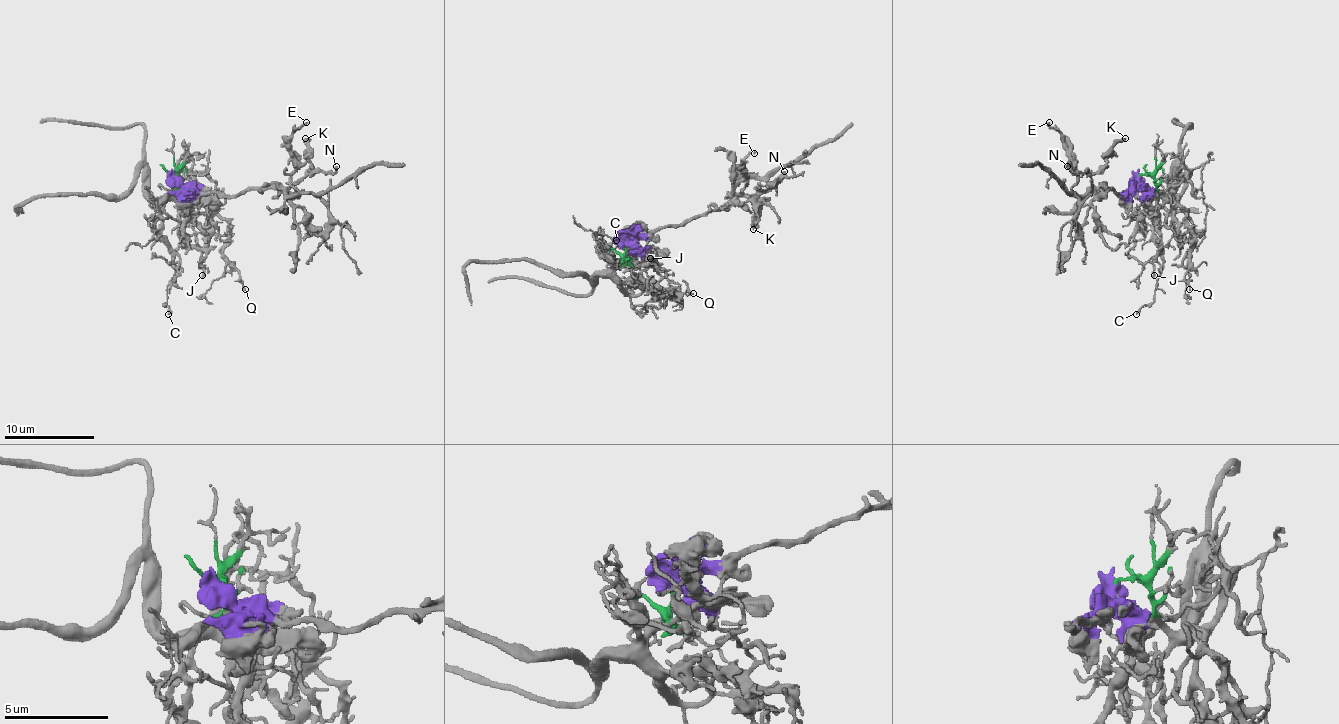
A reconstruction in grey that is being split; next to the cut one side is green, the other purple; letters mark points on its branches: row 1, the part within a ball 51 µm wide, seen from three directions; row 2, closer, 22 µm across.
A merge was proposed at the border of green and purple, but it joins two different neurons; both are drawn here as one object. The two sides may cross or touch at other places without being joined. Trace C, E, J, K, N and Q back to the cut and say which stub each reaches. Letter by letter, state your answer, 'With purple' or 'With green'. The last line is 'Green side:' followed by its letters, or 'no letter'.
C: With green
E: With purple
J: With green
K: With purple
N: With purple
Q: With green
Green side: C, J, Q

